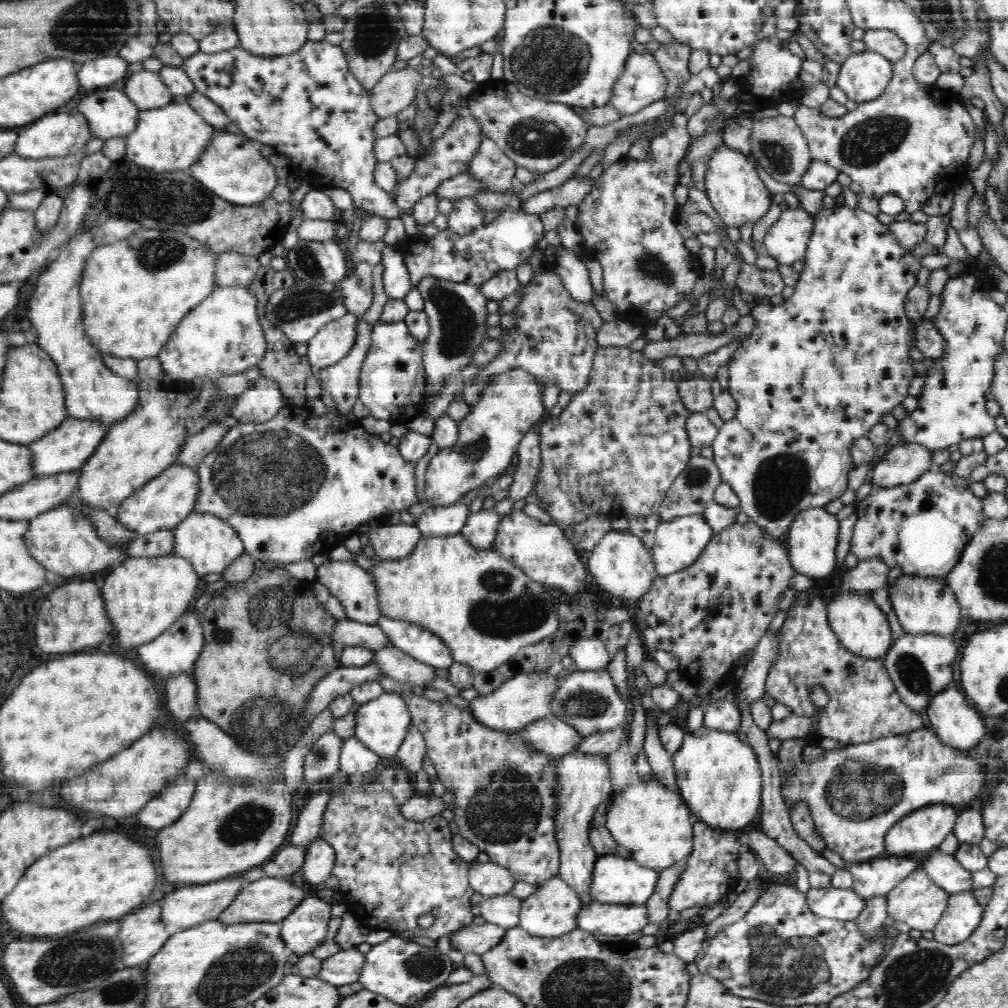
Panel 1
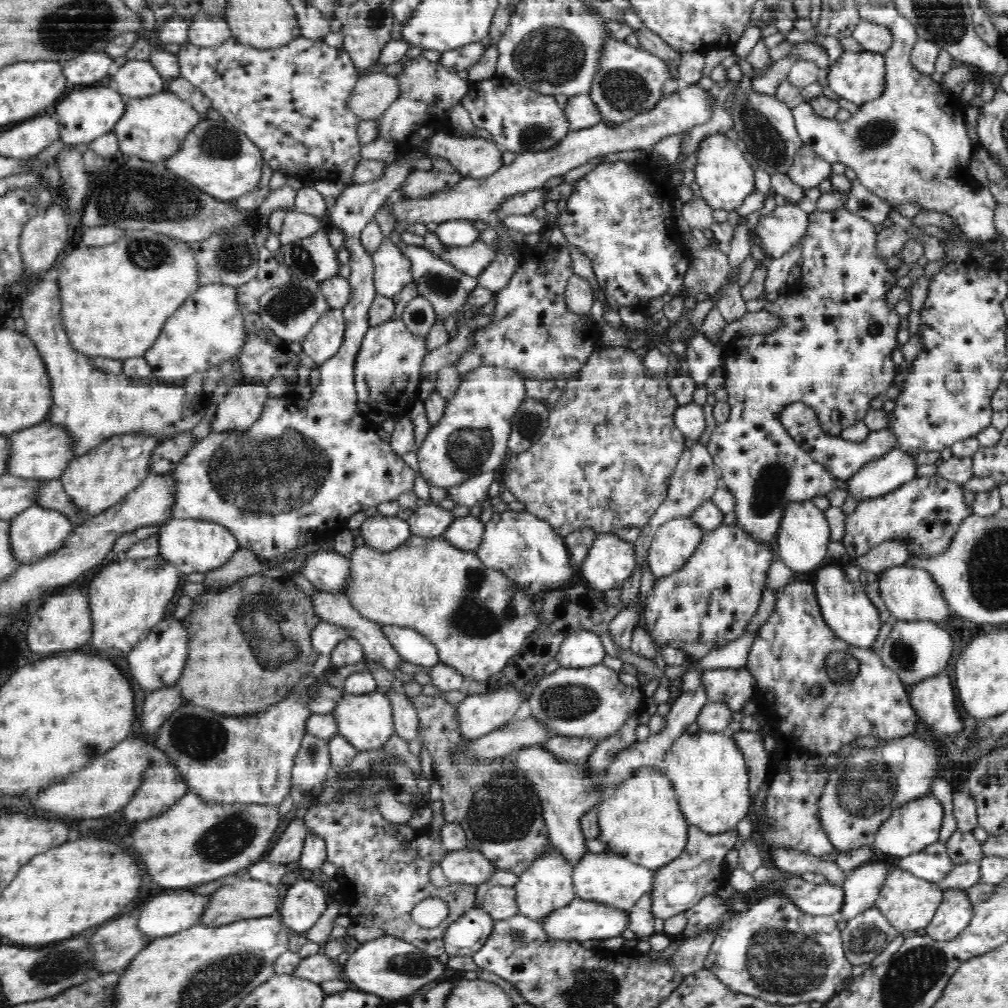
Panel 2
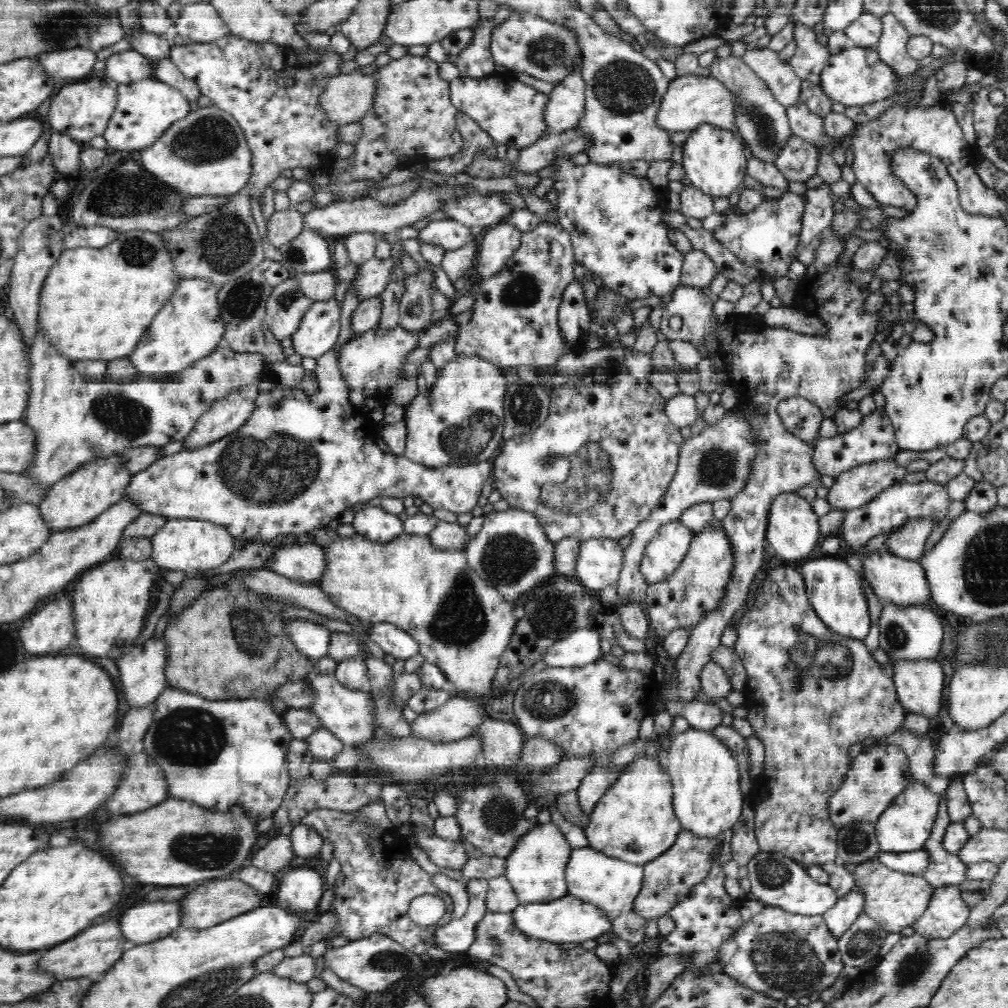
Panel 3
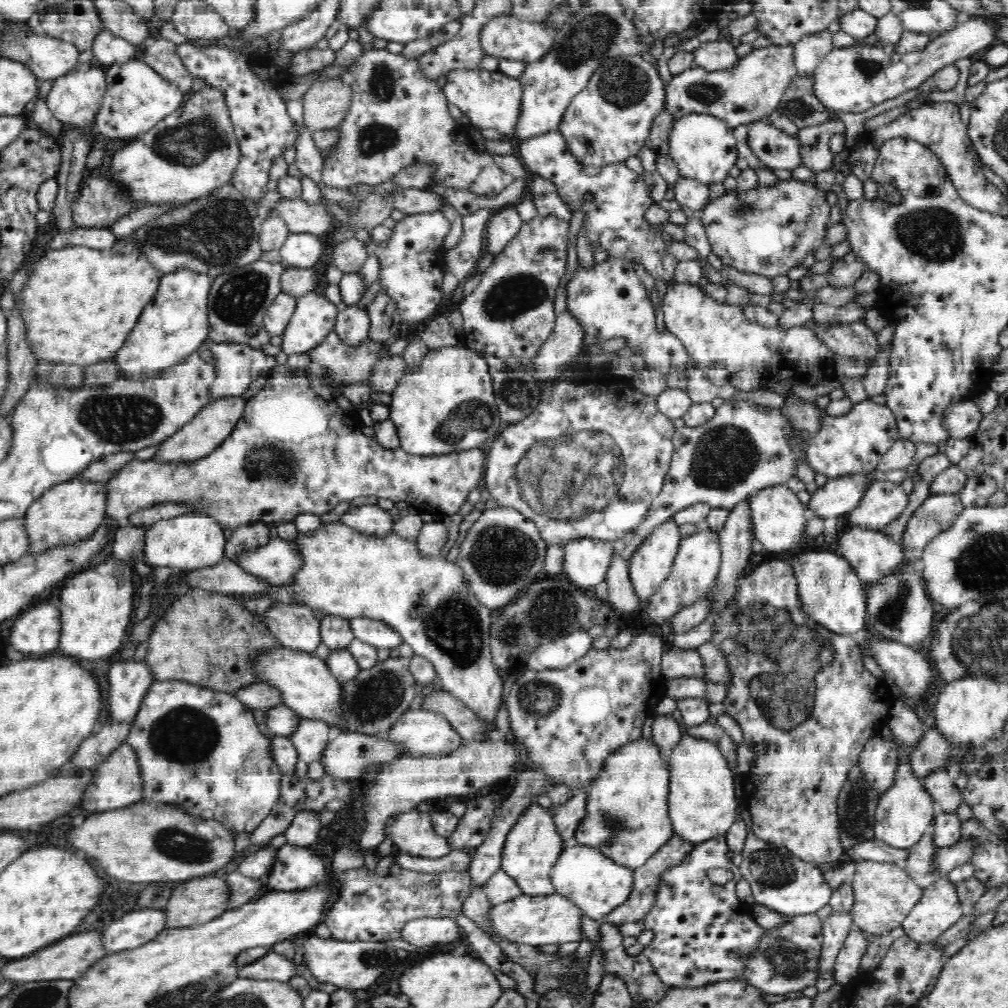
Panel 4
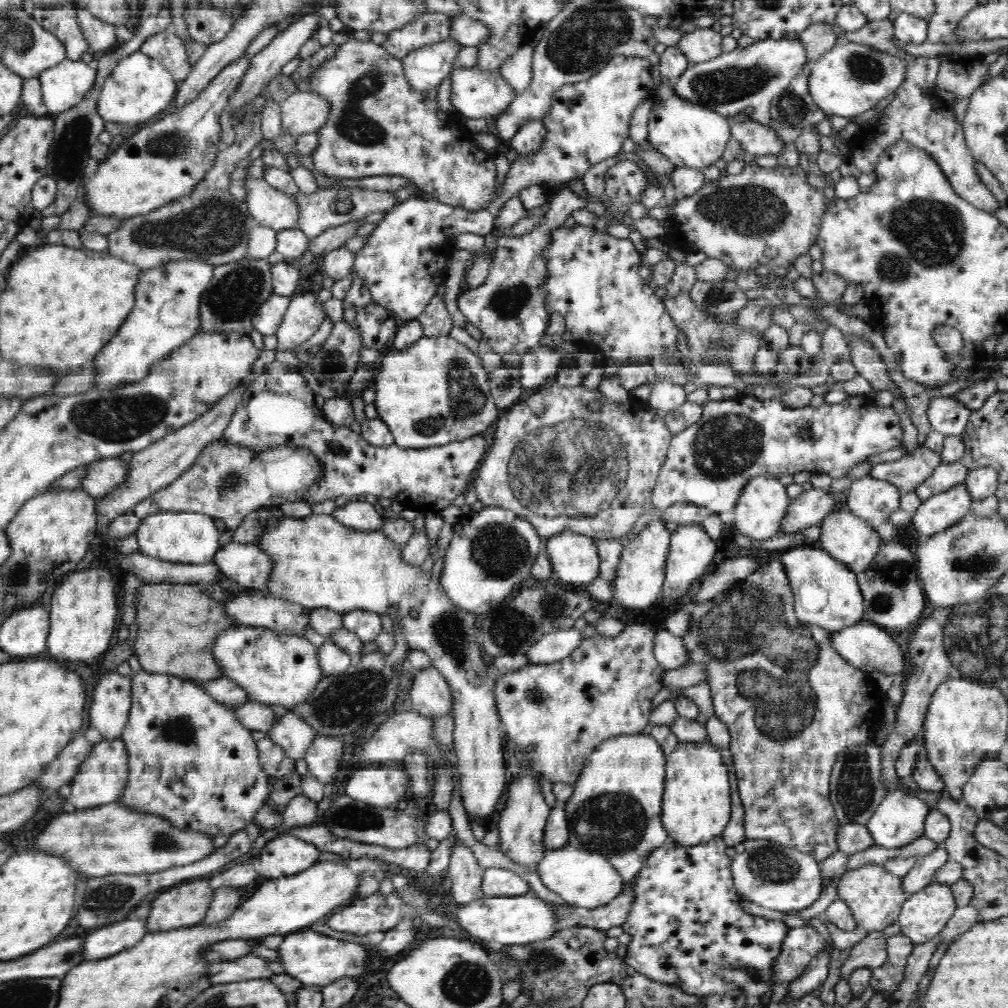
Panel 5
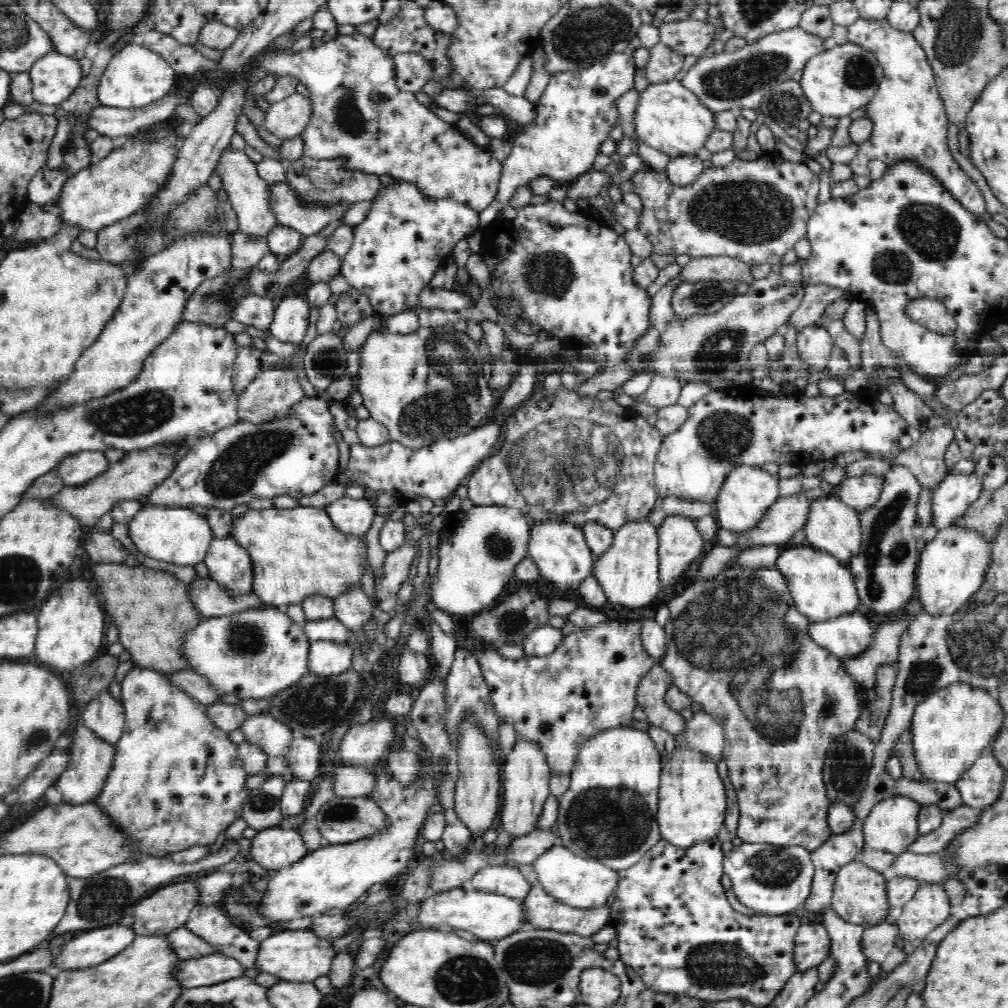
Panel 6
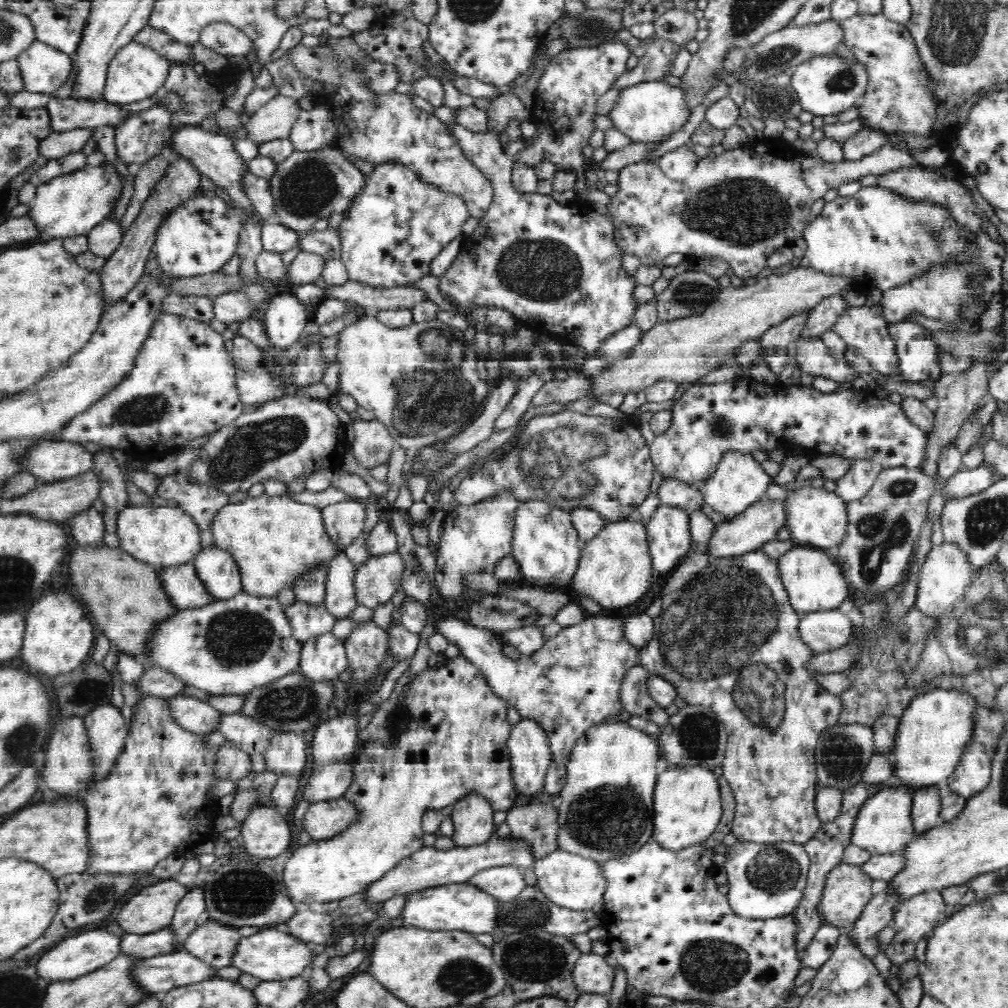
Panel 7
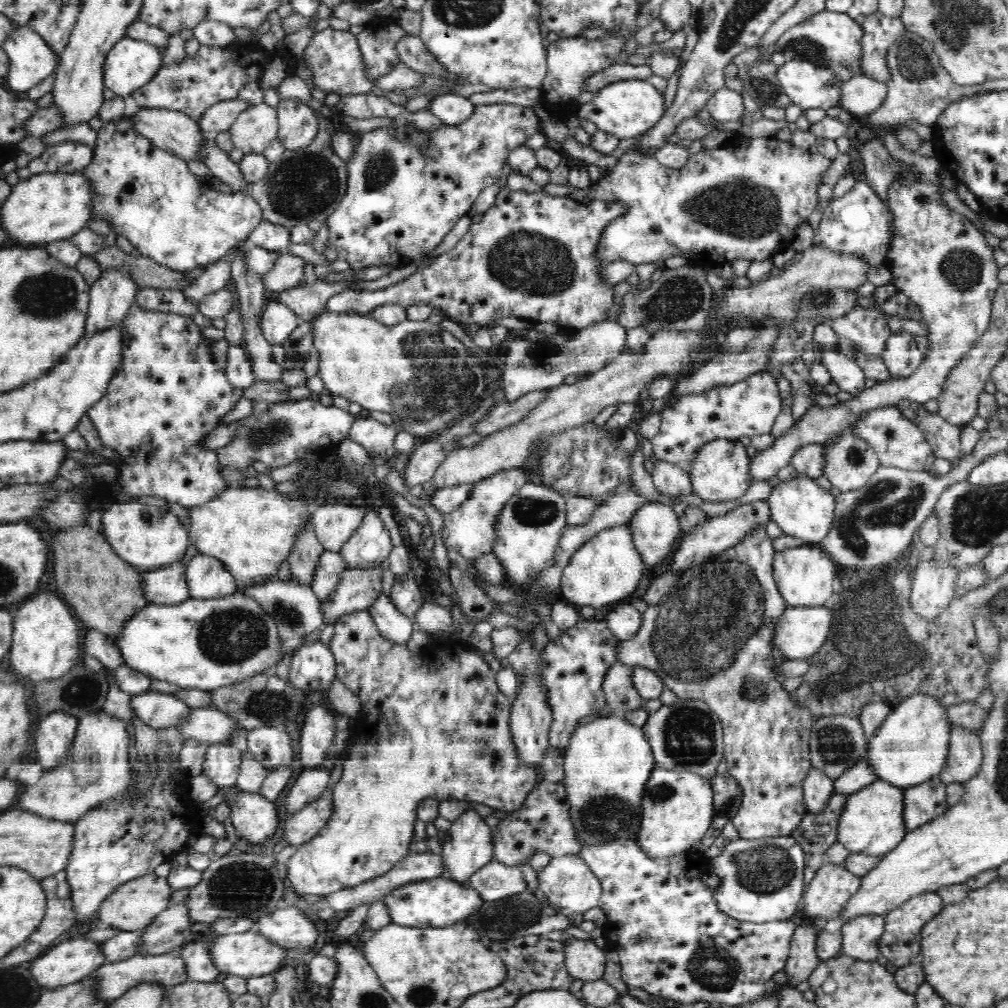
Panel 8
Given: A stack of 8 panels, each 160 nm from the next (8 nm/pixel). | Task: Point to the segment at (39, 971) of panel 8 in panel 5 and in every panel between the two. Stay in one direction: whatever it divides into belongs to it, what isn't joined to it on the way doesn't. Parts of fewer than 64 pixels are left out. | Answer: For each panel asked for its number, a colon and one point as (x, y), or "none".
5: (105, 941)
6: (94, 946)
7: (82, 953)

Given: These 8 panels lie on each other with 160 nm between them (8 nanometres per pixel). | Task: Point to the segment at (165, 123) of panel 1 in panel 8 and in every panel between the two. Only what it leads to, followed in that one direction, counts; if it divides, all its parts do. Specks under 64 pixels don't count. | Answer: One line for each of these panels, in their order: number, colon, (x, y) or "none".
2: (153, 128)
3: (145, 109)
4: (137, 98)
5: (139, 87)
6: (135, 76)
7: (136, 72)
8: (130, 64)

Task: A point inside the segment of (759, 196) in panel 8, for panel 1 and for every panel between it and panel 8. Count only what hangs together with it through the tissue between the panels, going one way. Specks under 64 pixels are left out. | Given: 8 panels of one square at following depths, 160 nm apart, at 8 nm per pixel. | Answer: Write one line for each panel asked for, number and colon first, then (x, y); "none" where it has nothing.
1: (787, 240)
2: (776, 234)
3: (767, 238)
4: (768, 230)
5: (762, 218)
6: (756, 210)
7: (739, 206)

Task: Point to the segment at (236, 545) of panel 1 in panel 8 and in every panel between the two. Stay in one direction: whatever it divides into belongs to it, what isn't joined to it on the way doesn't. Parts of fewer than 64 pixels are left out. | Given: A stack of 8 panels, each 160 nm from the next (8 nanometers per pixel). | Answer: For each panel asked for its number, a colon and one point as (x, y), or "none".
2: (193, 545)
3: (190, 545)
4: (192, 541)
5: (191, 538)
6: (178, 535)
7: (164, 536)
8: (148, 537)

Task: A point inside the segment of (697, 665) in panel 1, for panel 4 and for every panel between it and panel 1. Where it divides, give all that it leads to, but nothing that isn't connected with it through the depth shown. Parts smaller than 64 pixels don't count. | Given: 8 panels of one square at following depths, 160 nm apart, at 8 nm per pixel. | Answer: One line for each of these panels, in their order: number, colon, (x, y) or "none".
2: (714, 595)
3: (697, 587)
4: (696, 565)

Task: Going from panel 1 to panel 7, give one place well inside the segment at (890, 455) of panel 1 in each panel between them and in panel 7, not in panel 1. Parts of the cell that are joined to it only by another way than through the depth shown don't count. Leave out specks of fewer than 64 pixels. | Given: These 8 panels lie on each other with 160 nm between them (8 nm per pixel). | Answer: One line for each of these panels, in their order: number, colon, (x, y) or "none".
2: (886, 473)
3: (857, 486)
4: (839, 495)
5: (812, 506)
6: (788, 514)
7: (759, 524)

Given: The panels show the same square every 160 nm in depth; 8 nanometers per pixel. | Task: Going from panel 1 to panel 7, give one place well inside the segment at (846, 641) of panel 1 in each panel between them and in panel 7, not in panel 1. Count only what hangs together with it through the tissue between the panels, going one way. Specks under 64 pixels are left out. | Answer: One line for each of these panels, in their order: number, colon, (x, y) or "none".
2: (845, 607)
3: (835, 590)
4: (832, 594)
5: (826, 593)
6: (822, 587)
7: (813, 579)

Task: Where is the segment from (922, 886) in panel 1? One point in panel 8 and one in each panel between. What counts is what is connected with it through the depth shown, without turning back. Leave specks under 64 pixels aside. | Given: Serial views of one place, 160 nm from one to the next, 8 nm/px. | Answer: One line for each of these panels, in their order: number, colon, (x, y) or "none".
2: (909, 903)
3: (894, 899)
4: (884, 893)
5: (875, 896)
6: (860, 896)
7: (848, 888)
8: (833, 885)

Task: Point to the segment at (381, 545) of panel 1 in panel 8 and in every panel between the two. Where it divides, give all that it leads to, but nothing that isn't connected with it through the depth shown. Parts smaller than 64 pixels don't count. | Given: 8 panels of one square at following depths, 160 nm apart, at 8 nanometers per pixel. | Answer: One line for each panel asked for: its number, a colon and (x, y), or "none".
2: (384, 533)
3: (371, 522)
4: (367, 519)
5: (360, 515)
6: (351, 516)
7: (344, 521)
8: (334, 523)

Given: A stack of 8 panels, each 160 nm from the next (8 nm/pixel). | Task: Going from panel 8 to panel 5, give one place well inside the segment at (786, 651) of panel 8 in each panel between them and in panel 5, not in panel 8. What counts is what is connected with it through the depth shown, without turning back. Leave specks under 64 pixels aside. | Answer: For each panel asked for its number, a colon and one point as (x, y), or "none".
5: (866, 646)
6: (845, 637)
7: (826, 630)

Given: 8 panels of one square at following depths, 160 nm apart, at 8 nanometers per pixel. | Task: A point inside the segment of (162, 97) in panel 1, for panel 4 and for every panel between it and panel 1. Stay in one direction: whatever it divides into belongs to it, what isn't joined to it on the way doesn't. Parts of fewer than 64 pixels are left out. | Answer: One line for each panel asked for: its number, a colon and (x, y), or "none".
2: (136, 78)
3: (128, 66)
4: (109, 49)

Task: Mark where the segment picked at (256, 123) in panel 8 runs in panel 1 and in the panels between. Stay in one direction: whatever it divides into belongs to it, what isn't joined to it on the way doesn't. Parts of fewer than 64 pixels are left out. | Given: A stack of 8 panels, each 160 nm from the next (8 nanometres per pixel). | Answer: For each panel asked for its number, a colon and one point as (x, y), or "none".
1: (395, 92)
2: (374, 93)
3: (348, 97)
4: (325, 104)
5: (303, 112)
6: (286, 118)
7: (273, 120)

